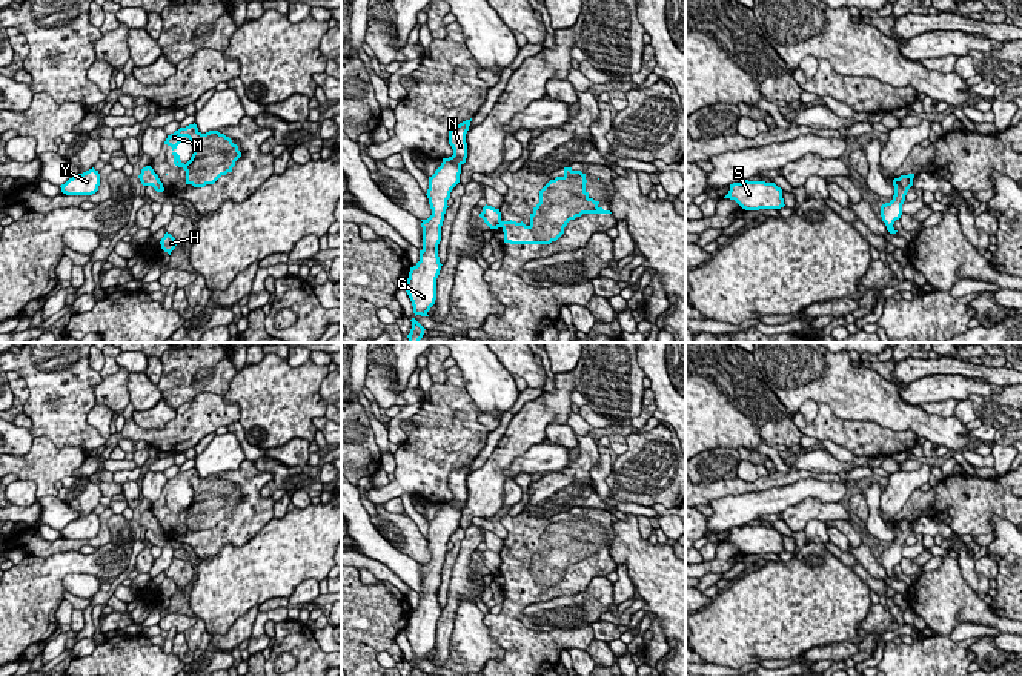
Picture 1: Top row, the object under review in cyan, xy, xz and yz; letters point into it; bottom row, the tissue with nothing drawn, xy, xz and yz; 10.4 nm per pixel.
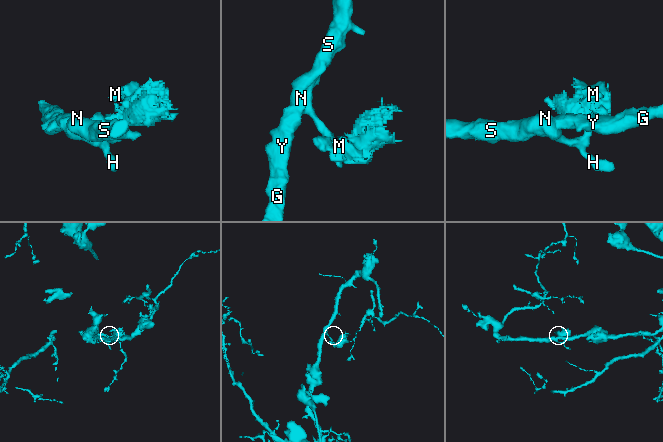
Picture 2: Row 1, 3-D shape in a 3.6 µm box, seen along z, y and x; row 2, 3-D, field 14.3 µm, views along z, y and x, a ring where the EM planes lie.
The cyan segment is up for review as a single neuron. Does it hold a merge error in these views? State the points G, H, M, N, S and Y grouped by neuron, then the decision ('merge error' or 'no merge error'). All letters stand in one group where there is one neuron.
G H N S Y / M | merge error

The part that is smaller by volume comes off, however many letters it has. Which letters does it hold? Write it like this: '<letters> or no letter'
M

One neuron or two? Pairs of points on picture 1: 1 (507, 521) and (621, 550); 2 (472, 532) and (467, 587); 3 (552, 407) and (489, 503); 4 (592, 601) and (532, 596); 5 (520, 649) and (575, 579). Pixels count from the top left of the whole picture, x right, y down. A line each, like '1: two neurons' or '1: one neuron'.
1: two neurons
2: one neuron
3: one neuron
4: two neurons
5: one neuron

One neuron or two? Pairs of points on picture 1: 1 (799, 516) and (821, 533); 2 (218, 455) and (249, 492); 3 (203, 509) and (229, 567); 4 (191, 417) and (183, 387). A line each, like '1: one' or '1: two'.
1: two
2: two
3: two
4: two

